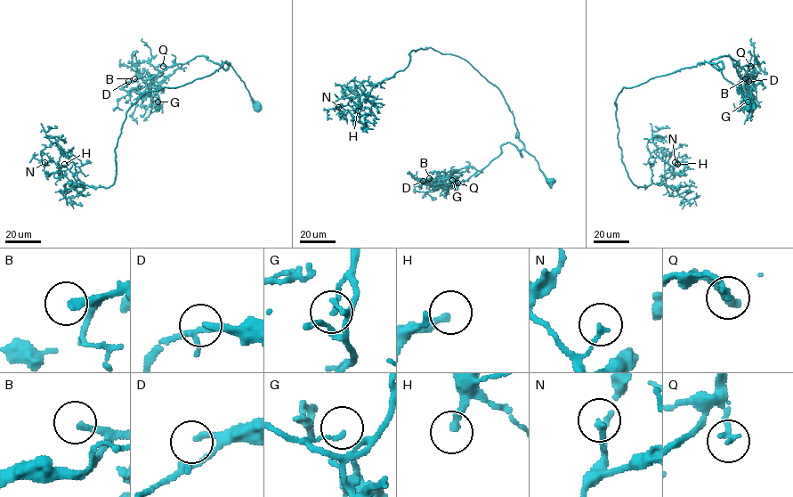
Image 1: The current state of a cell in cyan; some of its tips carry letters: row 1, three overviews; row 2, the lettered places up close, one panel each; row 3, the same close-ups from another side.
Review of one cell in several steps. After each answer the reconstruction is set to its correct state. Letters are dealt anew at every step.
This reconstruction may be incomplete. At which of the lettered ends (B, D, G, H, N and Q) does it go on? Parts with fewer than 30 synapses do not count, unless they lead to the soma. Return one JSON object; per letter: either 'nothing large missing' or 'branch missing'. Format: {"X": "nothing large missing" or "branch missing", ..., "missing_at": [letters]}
{"B": "branch missing", "D": "branch missing", "G": "nothing large missing", "H": "nothing large missing", "N": "nothing large missing", "Q": "nothing large missing", "missing_at": ["B", "D"]}

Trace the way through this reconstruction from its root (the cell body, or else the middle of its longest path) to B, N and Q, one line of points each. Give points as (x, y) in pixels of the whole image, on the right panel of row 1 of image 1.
B: (748, 107), (740, 92), (724, 77), (716, 65), (722, 63), (717, 69), (709, 62), (729, 56), (745, 78)
N: (748, 107), (719, 68), (707, 62), (624, 87), (614, 103), (629, 179), (638, 188), (660, 185), (675, 162)
Q: (748, 107), (724, 77), (716, 65), (722, 63), (717, 69), (709, 62), (729, 56), (740, 67), (750, 66)

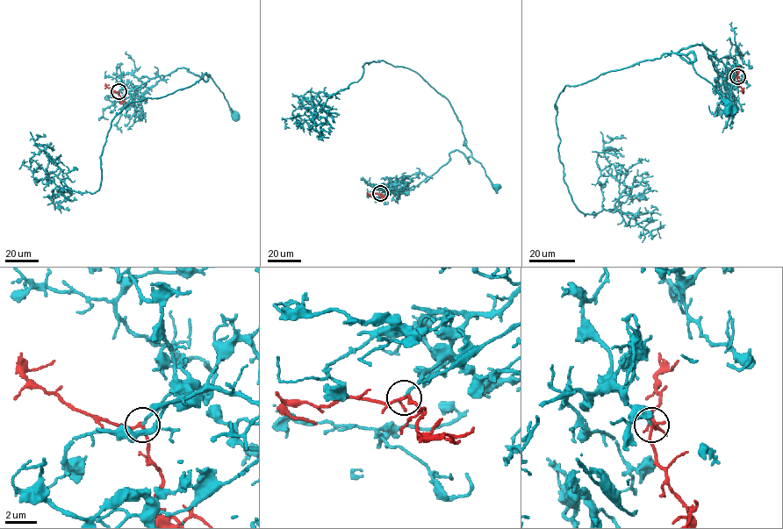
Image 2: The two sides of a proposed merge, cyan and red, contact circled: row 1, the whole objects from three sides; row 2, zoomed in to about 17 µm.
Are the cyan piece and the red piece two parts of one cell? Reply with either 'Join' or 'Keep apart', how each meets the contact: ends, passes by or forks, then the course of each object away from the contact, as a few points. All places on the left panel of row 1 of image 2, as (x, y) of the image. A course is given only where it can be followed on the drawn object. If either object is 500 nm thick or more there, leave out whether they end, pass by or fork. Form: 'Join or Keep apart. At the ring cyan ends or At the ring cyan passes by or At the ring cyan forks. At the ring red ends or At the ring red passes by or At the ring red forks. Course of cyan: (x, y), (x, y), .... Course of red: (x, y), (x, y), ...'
Join. At the ring cyan ends. At the ring red passes by. Course of cyan: (118, 91), (186, 67), (204, 80), (206, 74), (210, 76), (235, 117). Course of red: (118, 91), (106, 86), (109, 84)

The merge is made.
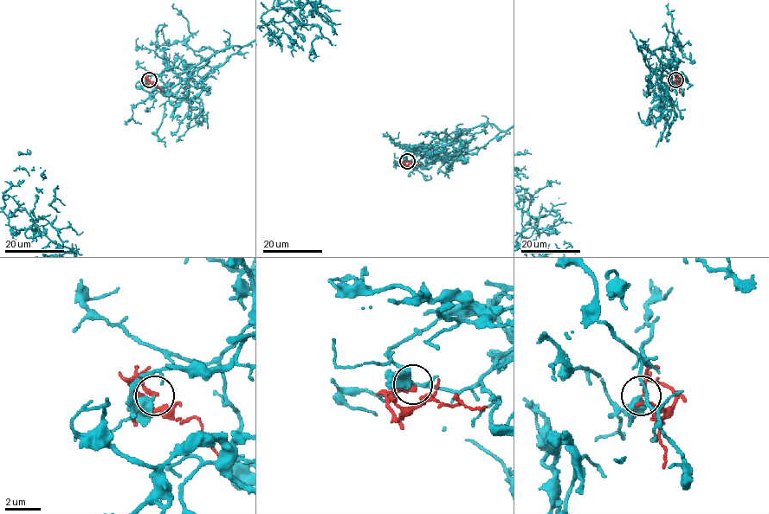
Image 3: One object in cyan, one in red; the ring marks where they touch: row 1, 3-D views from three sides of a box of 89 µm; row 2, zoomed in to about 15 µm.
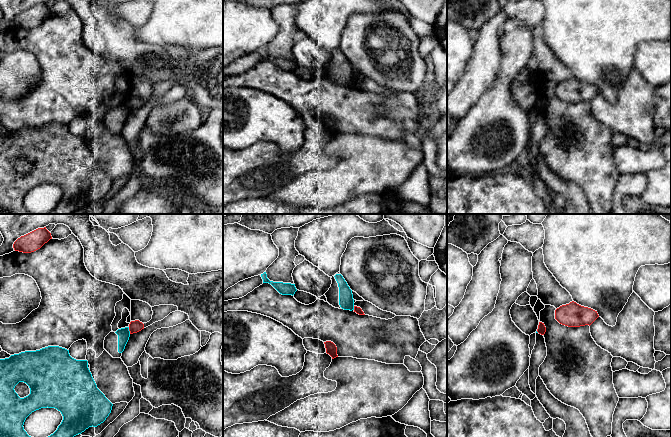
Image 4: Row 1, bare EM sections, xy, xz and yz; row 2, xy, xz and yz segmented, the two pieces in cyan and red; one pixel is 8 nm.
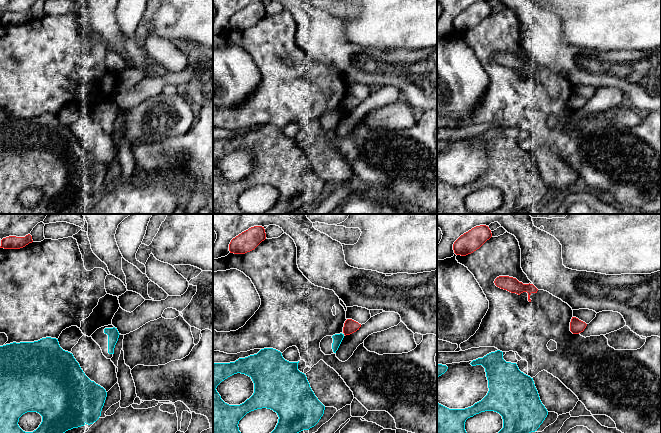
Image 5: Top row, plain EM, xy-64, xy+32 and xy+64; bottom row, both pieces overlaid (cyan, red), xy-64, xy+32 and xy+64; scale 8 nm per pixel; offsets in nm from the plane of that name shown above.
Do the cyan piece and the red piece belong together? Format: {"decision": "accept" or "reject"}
{"decision": "reject"}

